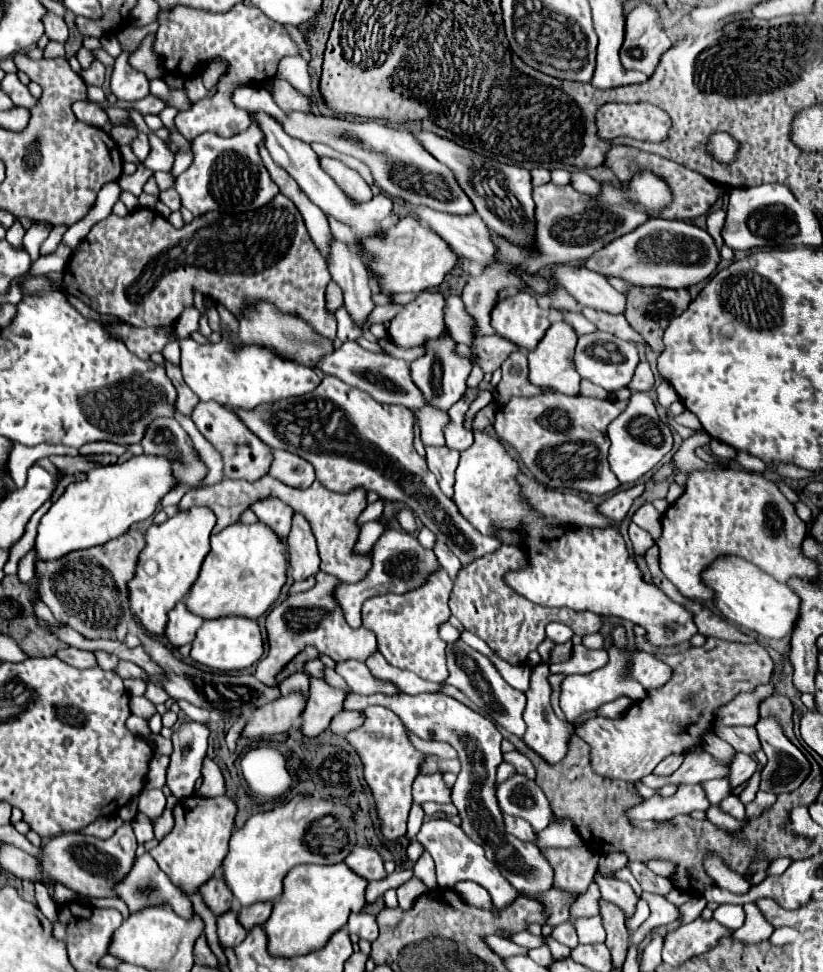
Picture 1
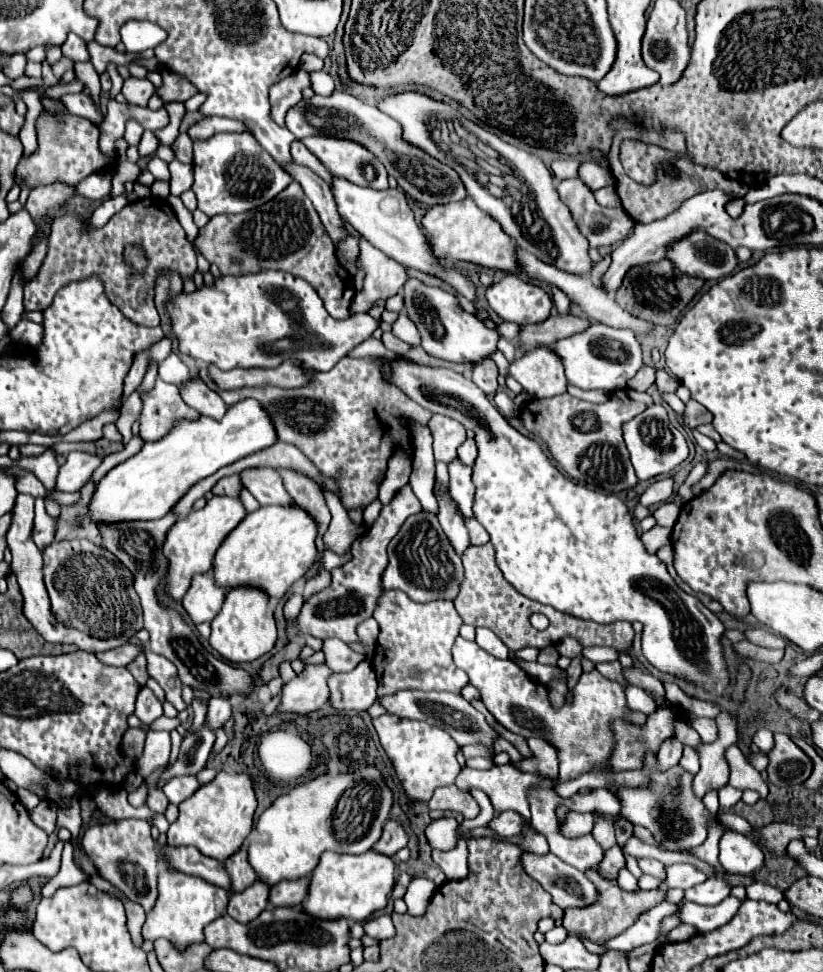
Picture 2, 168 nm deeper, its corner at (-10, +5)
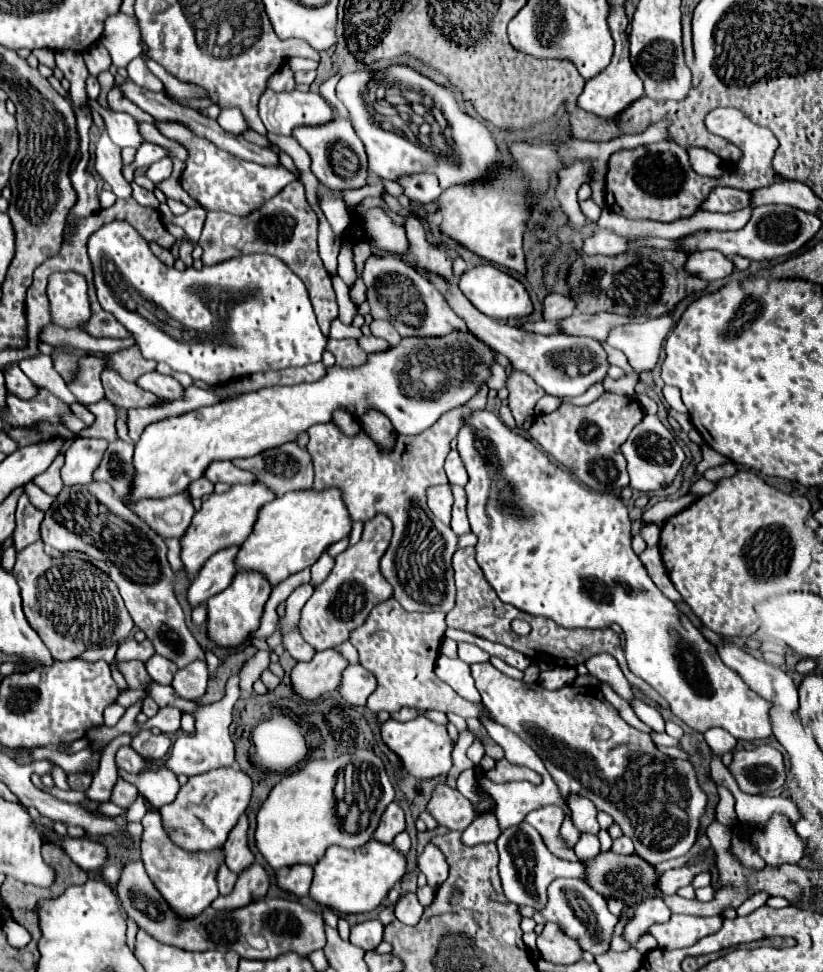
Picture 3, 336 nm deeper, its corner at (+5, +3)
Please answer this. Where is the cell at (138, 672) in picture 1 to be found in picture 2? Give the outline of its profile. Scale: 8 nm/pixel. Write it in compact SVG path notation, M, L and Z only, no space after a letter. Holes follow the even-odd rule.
M145 650L145 656L147 656L147 674L159 682L159 686L165 690L167 694L167 700L181 712L187 708L187 704L183 702L181 698L181 682L175 674L175 666L171 666L171 662L167 662L167 658L151 652L151 650Z

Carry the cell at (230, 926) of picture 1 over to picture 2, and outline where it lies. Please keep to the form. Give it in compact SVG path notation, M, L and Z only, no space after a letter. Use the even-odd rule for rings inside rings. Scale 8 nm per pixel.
M253 882L247 890L239 894L231 894L227 914L241 924L249 924L269 906L267 894L269 894L269 888L263 886L263 882Z

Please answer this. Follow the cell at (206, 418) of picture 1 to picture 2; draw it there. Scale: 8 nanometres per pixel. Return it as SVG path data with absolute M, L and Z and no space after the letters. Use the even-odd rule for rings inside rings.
M187 380L181 388L181 396L187 406L195 408L201 416L209 416L213 420L221 420L229 408L223 398L203 380Z

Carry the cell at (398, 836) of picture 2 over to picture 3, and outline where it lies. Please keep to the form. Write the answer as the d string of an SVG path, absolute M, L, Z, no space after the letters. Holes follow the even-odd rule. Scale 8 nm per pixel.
M392 802L392 804L386 808L384 816L382 816L382 820L380 820L380 824L378 824L376 832L374 832L374 838L376 838L376 840L382 840L382 842L386 842L386 844L390 844L396 834L404 832L404 828L406 828L404 810L402 810L402 806L400 806L398 802Z

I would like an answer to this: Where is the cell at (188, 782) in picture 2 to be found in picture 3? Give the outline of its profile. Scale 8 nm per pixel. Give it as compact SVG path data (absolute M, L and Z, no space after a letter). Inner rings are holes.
M117 768L117 773L124 780L136 784L136 788L156 808L160 808L166 802L172 802L180 790L178 778L172 776L172 772L164 772L164 768L160 768L158 772L144 772L144 774L130 774Z

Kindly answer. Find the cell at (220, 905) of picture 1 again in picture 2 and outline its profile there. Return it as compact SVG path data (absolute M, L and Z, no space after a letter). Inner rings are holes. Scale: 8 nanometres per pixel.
M245 846L235 852L231 858L227 858L223 862L229 878L231 878L231 888L229 892L231 894L237 894L237 892L243 892L245 888L249 888L253 882L255 882L255 874L251 870L251 866L247 866L247 854L245 854Z

